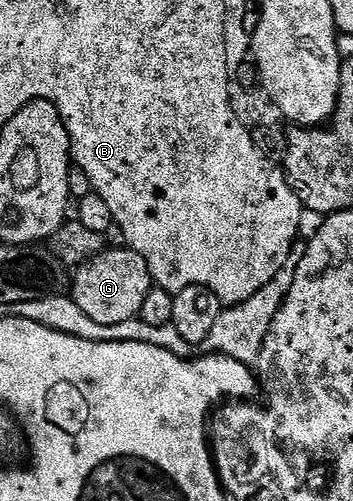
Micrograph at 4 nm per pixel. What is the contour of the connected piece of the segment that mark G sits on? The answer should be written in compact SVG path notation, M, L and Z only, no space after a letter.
M126 246L108 247L89 262L74 269L69 295L77 302L77 306L81 306L81 310L85 310L85 314L89 314L93 322L118 328L121 322L138 317L141 305L145 302L145 294L149 294L152 286L149 266L145 266L145 258L141 258L141 254Z

